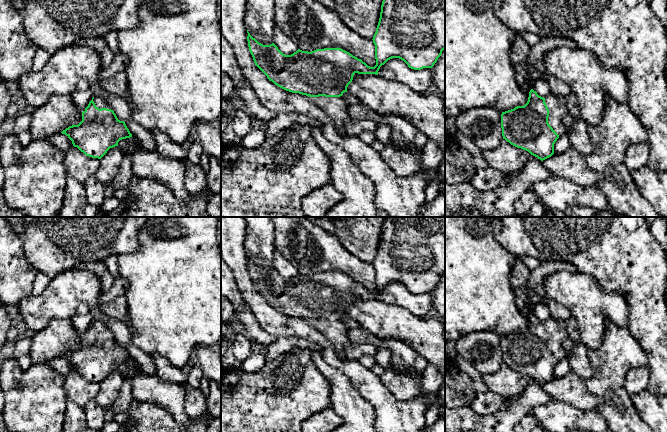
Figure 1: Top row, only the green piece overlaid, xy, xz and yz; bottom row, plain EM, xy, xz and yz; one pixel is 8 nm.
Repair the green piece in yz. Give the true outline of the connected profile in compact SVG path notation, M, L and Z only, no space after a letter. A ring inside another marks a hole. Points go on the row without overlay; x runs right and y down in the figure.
M531 313L524 330L502 336L503 363L543 385L554 378L555 366L566 357L563 348L566 338L568 332L563 321L543 322Z

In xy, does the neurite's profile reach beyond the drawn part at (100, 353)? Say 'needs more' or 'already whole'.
needs more

